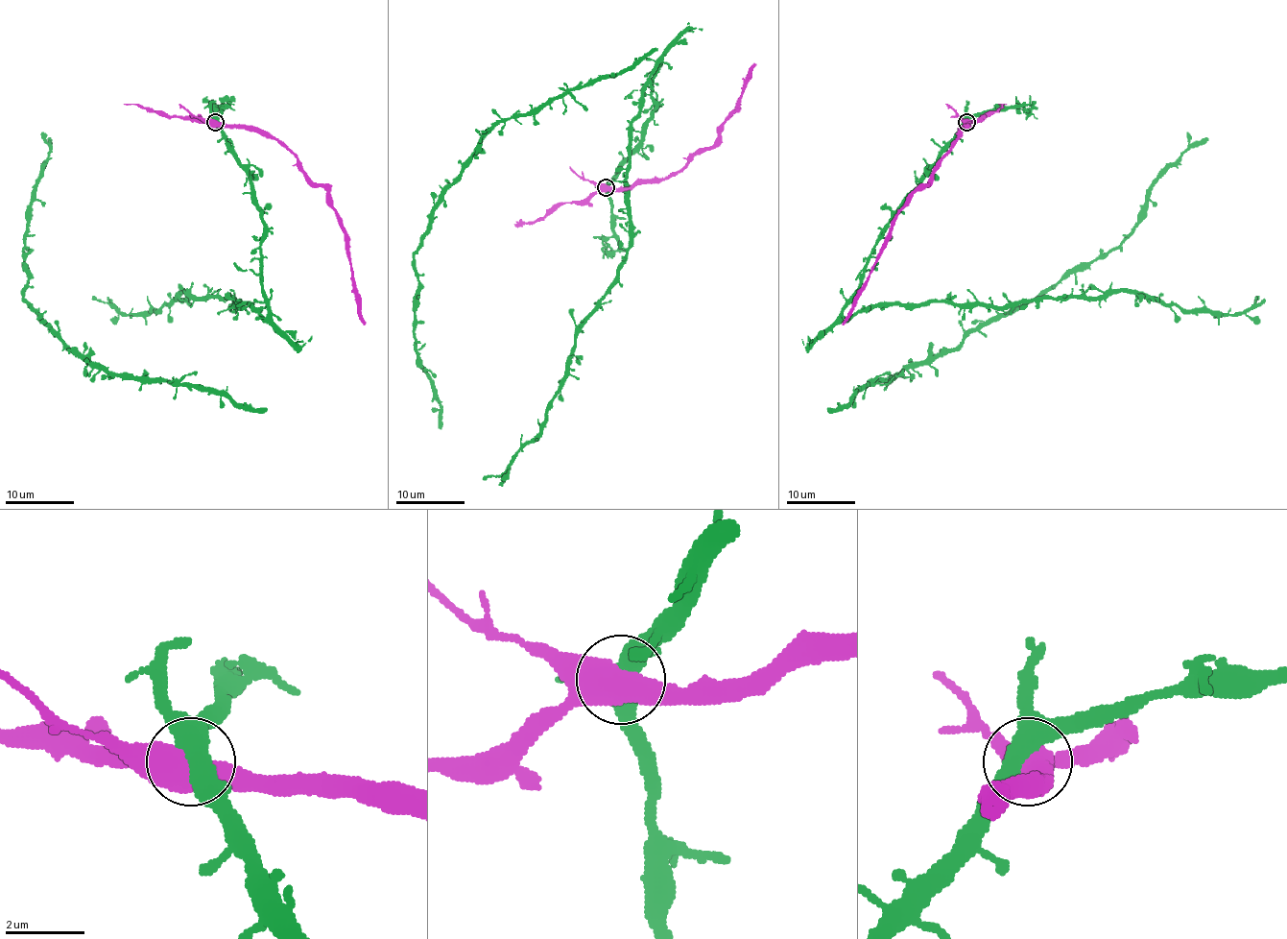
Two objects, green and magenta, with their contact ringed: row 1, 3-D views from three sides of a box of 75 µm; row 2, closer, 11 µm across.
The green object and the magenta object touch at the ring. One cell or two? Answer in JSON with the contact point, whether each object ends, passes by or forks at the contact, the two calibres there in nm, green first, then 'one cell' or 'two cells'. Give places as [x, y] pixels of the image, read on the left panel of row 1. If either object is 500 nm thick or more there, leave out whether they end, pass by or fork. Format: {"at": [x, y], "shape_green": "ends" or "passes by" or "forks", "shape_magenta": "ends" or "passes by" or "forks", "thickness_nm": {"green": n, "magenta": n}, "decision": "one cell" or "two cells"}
{"at": [215, 122], "thickness_nm": {"green": 550, "magenta": 600}, "decision": "two cells"}

